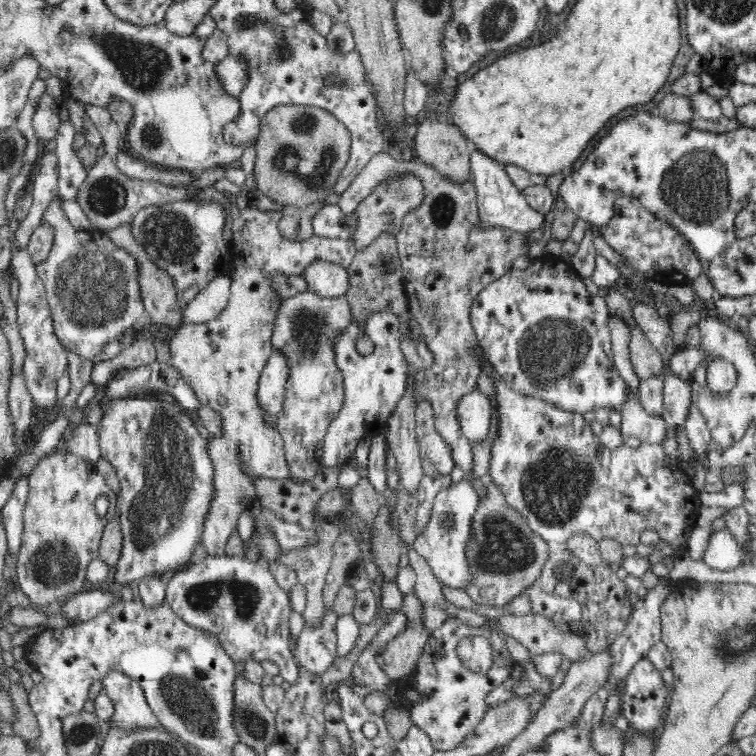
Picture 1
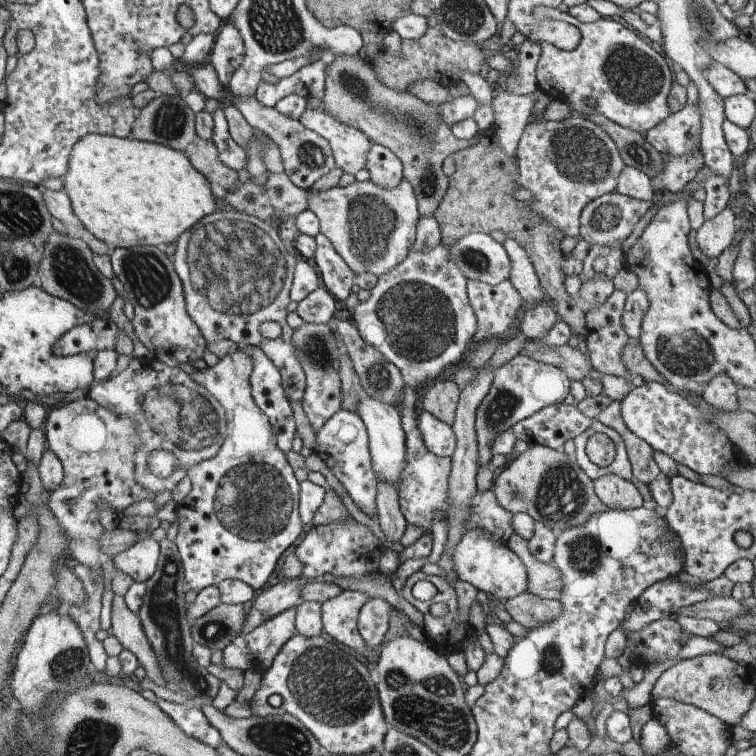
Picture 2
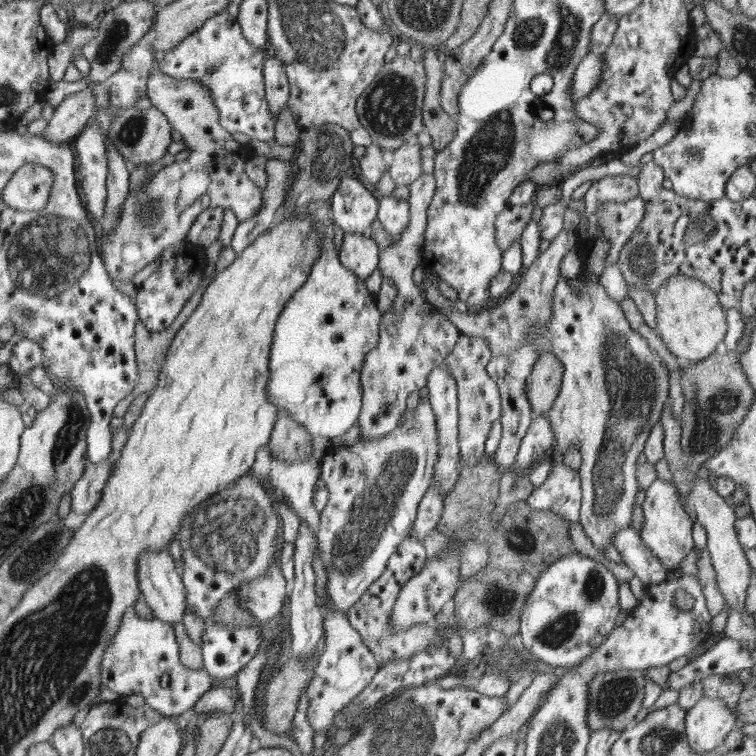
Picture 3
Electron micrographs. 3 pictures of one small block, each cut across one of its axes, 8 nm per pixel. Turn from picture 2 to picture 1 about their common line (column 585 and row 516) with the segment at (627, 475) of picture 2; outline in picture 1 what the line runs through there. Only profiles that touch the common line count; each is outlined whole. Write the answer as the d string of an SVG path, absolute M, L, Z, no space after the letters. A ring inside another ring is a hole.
M468 480L452 484L447 490L442 490L434 499L432 514L426 528L417 535L413 548L423 556L431 567L440 584L454 588L465 588L469 580L469 566L465 560L465 542L469 539L469 526L473 513L479 503L478 494ZM452 516L452 526L446 529L442 518Z

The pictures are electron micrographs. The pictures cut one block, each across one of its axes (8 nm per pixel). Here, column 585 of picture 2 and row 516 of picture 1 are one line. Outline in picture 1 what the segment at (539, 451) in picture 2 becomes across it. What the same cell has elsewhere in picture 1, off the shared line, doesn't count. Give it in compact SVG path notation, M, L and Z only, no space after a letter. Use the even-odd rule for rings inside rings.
M493 479L480 496L469 528L469 539L465 542L469 580L465 584L465 591L472 602L483 606L503 606L522 594L526 587L538 582L544 563L547 562L548 544L507 503L504 493Z

